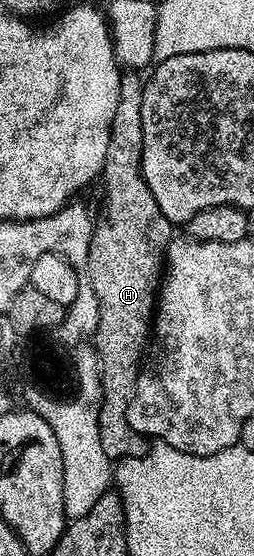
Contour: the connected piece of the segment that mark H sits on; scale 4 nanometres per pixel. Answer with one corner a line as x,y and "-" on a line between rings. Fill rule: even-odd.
127,73
120,78
117,93
117,109
113,109
113,121
109,129
109,150
105,153
105,165
101,176
103,183
103,223
96,226
87,258
86,274
91,274
91,291
98,308
99,321
95,326
93,348
98,355
101,398
97,404
101,449
112,461
122,461
132,455
142,455
145,439
131,430
127,420
127,406
135,391
141,360
149,347
149,336
153,330
153,316
157,306
157,292
161,286
161,276
165,270
167,246
173,238
173,224
162,213
153,193
143,179
141,97
144,80
138,74

